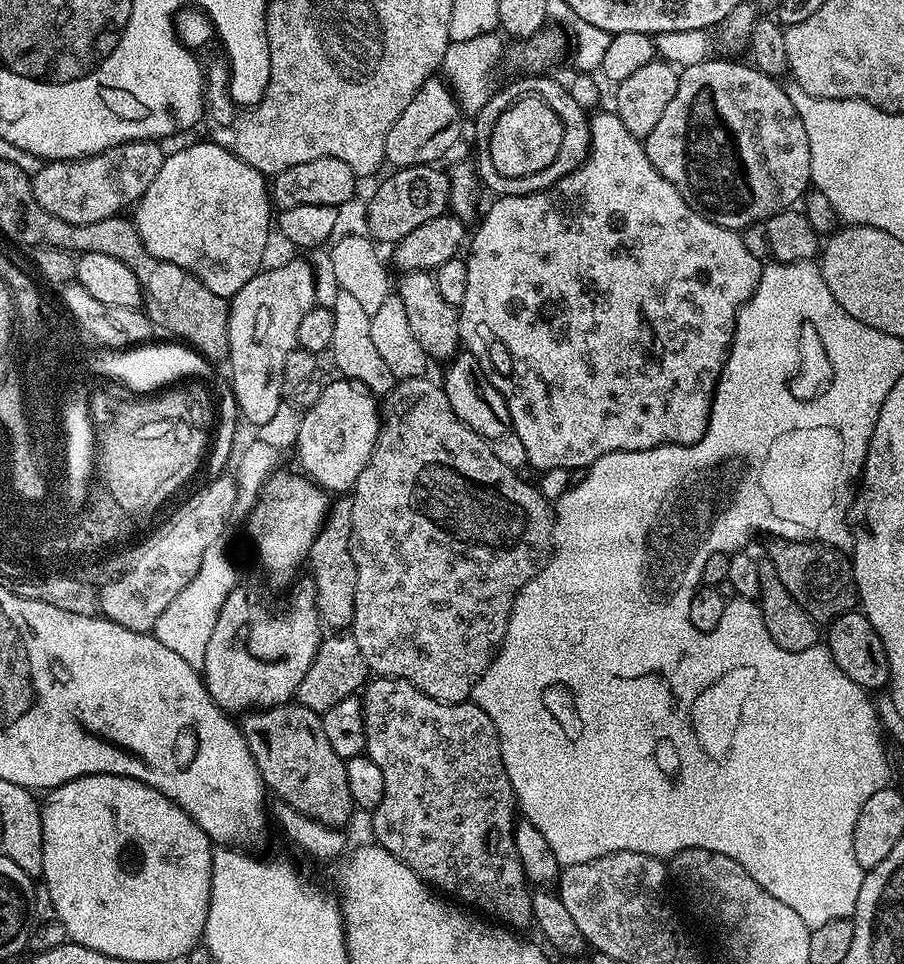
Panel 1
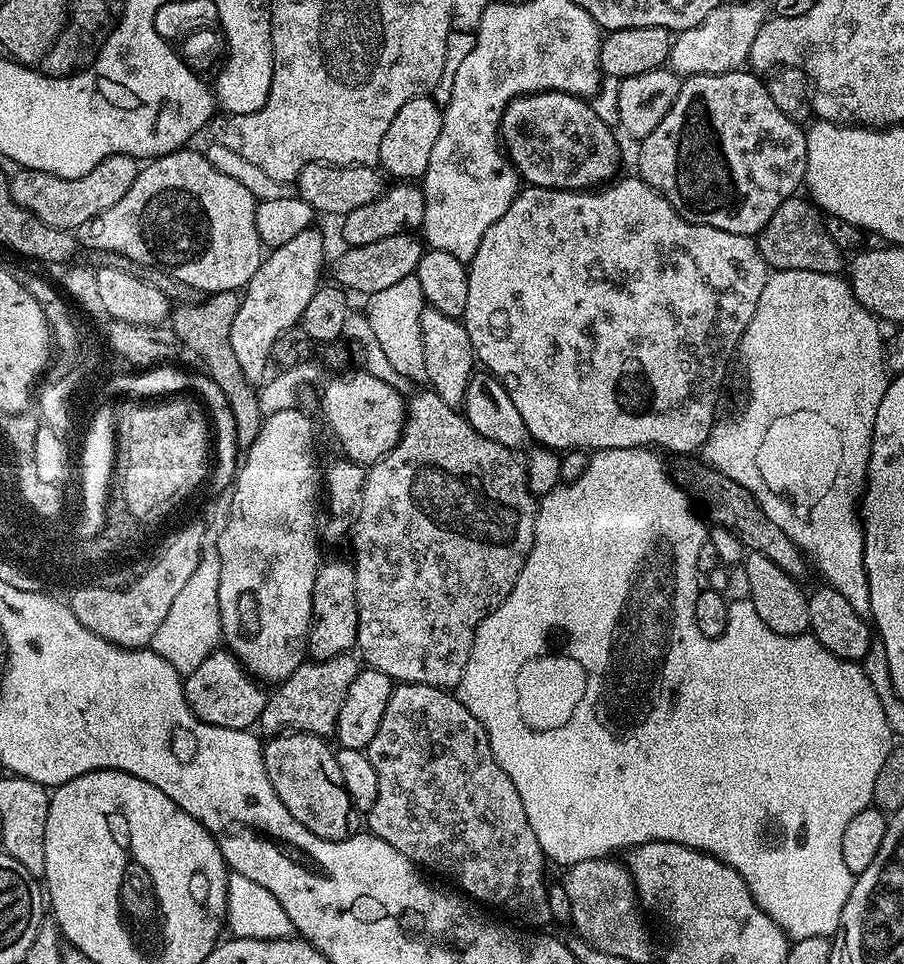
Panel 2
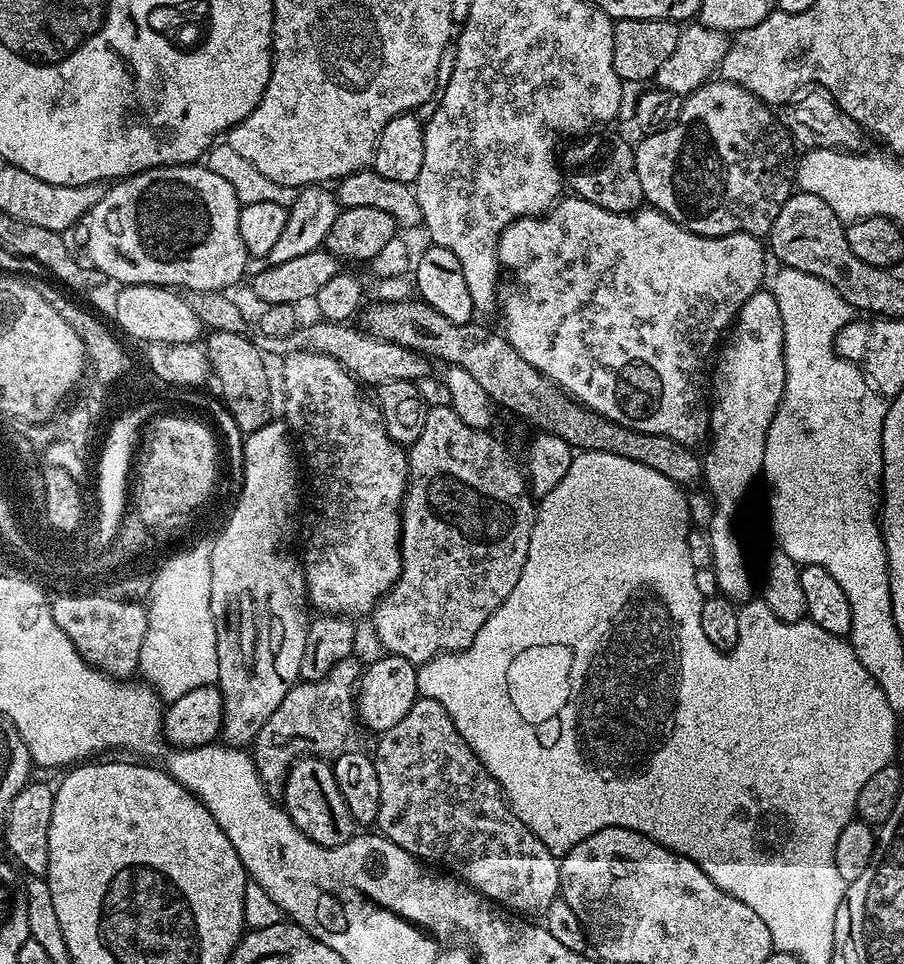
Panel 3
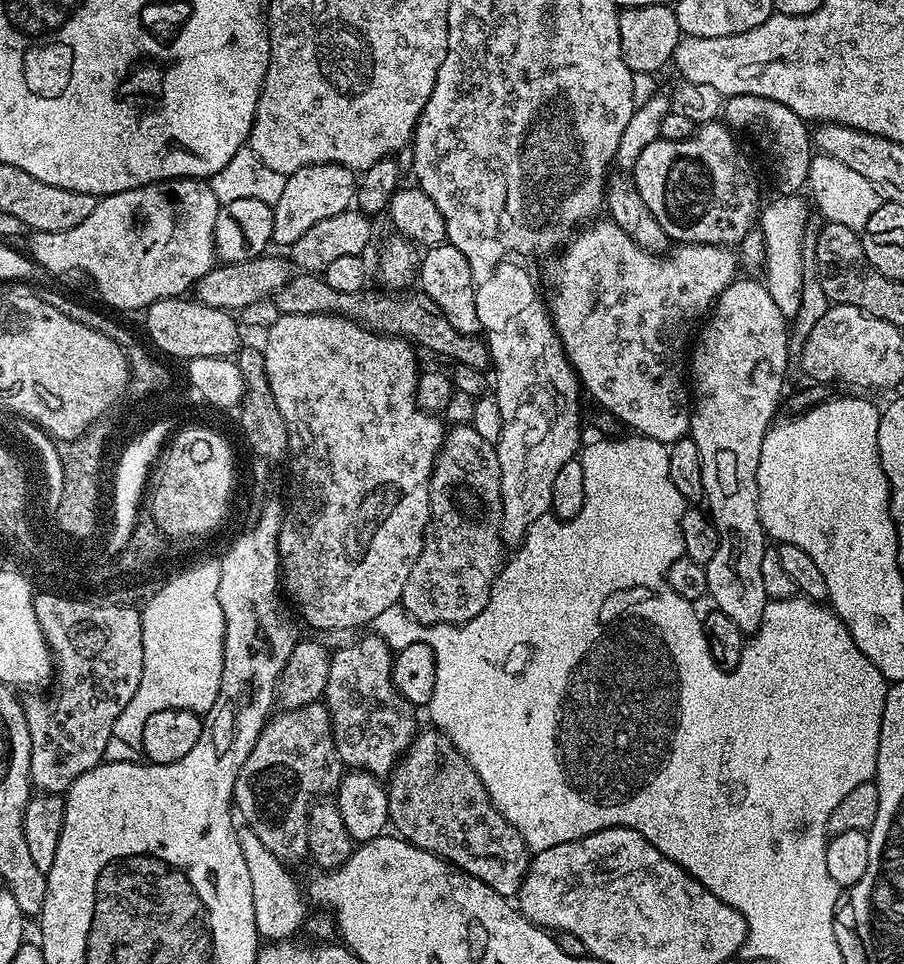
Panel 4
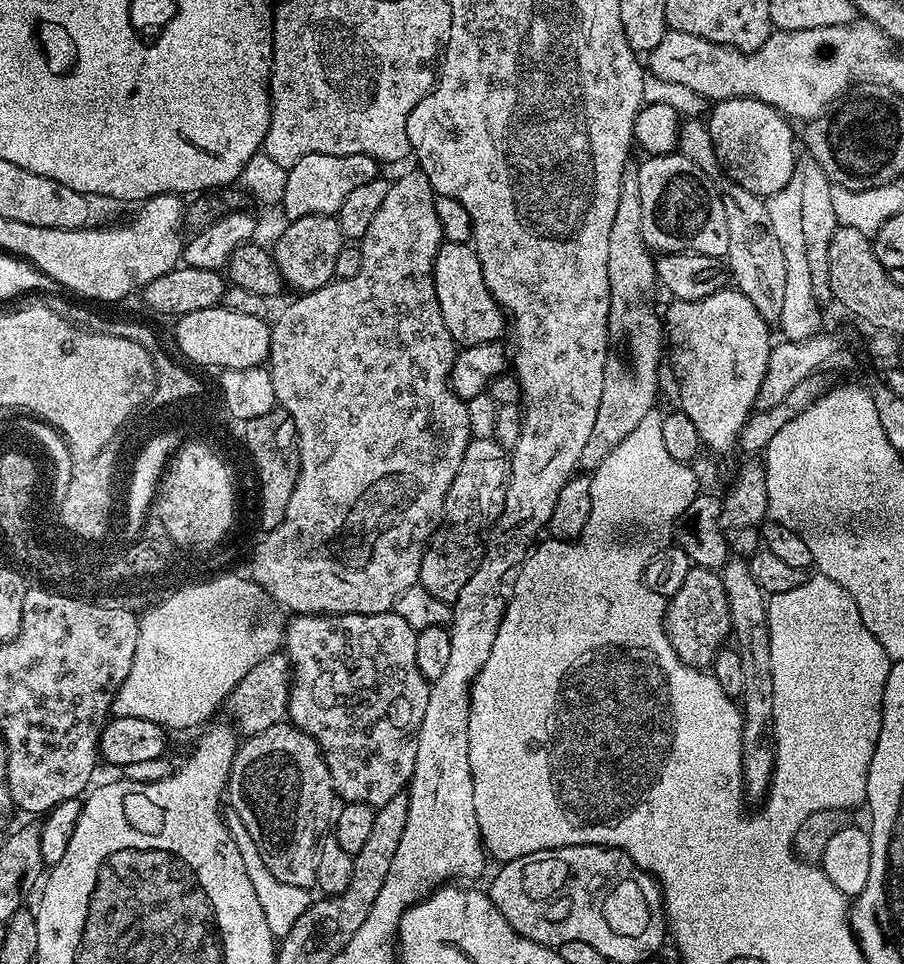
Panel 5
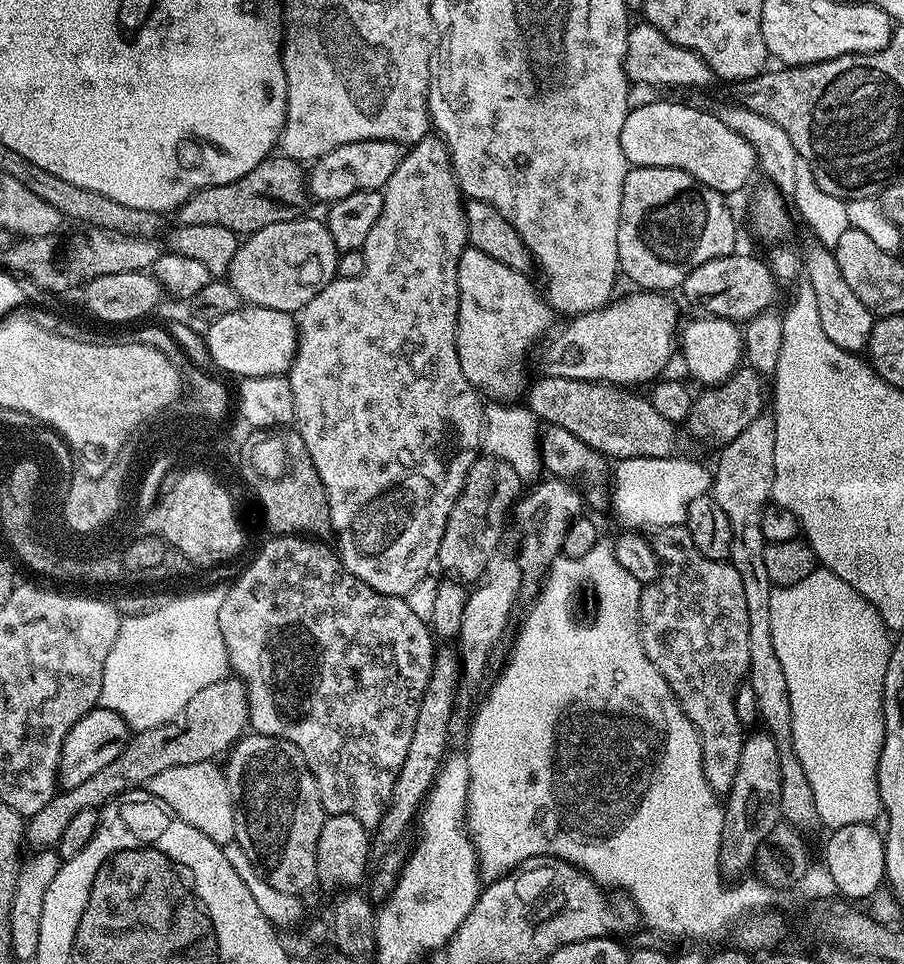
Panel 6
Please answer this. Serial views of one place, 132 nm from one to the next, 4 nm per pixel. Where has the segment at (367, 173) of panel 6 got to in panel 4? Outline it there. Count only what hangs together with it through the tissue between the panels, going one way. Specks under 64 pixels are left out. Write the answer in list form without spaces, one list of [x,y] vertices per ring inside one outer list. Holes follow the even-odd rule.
[[[315,164],[287,177],[283,193],[272,209],[274,214],[274,234],[272,244],[291,246],[314,226],[314,222],[322,222],[322,218],[334,218],[334,214],[342,214],[353,207],[356,198],[358,176],[355,171],[341,164]]]

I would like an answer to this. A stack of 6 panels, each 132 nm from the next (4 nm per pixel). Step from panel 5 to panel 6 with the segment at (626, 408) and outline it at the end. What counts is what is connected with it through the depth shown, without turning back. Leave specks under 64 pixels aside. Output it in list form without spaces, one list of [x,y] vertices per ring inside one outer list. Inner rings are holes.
[[[547,478],[533,492],[528,491],[517,501],[514,508],[514,524],[520,527],[520,574],[525,597],[535,597],[538,585],[548,575],[548,567],[561,555],[566,542],[566,532],[572,521],[585,511],[586,501],[581,489],[573,481]]]

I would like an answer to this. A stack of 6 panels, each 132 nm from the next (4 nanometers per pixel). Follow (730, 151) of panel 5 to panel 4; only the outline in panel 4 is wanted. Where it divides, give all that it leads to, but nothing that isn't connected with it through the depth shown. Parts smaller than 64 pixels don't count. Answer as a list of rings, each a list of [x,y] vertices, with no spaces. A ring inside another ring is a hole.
[[[729,96],[723,101],[722,116],[736,130],[748,128],[751,124],[764,124],[769,138],[772,139],[772,152],[776,155],[776,180],[781,188],[779,191],[796,194],[805,187],[814,145],[809,125],[801,116],[794,114],[794,110],[782,106],[782,102],[774,102],[761,96]]]

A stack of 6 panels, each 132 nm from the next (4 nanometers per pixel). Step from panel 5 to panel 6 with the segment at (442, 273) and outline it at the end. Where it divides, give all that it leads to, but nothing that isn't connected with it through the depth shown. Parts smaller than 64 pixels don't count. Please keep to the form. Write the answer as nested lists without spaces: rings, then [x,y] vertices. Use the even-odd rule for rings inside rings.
[[[471,246],[458,262],[458,366],[476,389],[496,402],[516,402],[525,395],[524,359],[553,327],[552,307],[528,278]]]

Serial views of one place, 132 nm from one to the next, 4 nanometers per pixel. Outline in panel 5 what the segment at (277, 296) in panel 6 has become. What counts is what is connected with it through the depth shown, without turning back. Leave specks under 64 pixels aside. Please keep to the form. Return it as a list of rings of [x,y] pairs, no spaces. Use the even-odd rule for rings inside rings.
[[[335,215],[330,216],[307,216],[306,218],[298,218],[291,222],[285,223],[284,233],[276,240],[276,248],[274,247],[274,255],[276,257],[276,265],[282,274],[285,285],[289,289],[297,288],[297,293],[313,292],[323,286],[323,284],[332,283],[336,276],[334,270],[334,262],[338,262],[338,254],[346,246],[346,241],[342,230],[338,226]]]

